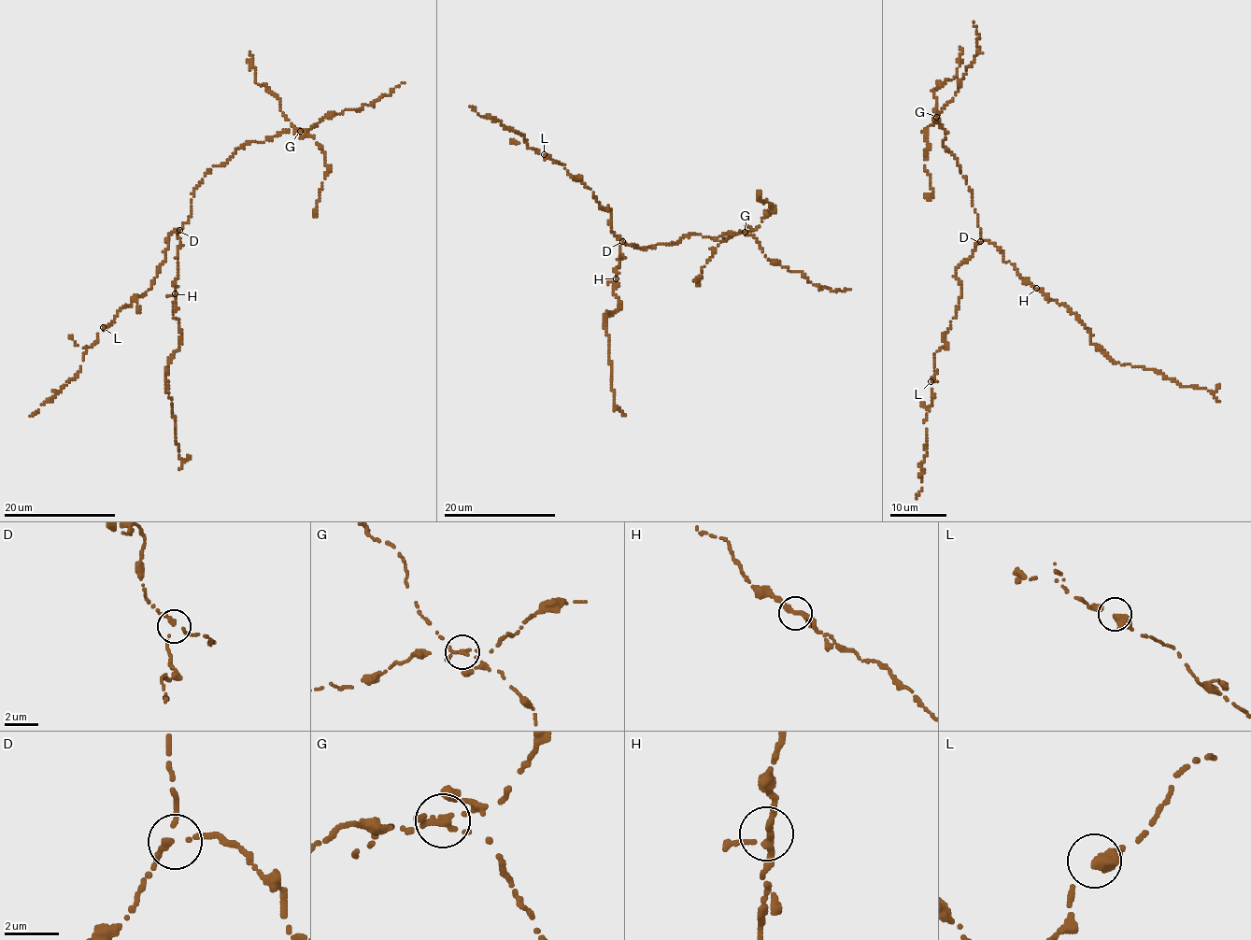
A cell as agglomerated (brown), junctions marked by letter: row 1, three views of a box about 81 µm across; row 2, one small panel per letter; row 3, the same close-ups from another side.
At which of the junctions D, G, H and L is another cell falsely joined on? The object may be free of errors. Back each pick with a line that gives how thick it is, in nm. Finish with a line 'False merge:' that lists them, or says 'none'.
G: Thickness 200 nm
False merge: G

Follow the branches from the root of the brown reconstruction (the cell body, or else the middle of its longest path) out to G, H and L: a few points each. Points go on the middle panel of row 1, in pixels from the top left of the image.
G: (628, 244), (641, 249), (653, 248), (657, 244), (674, 244), (691, 234), (717, 238), (725, 233), (745, 232)
H: (628, 244), (622, 241), (619, 246), (622, 258), (618, 259), (620, 265), (616, 278)
L: (628, 244), (612, 231), (610, 207), (602, 210), (591, 190), (573, 178), (564, 165), (544, 154)

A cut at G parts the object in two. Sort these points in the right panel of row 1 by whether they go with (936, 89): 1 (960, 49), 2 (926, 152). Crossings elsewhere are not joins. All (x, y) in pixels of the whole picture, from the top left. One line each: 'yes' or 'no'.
1: yes
2: yes

